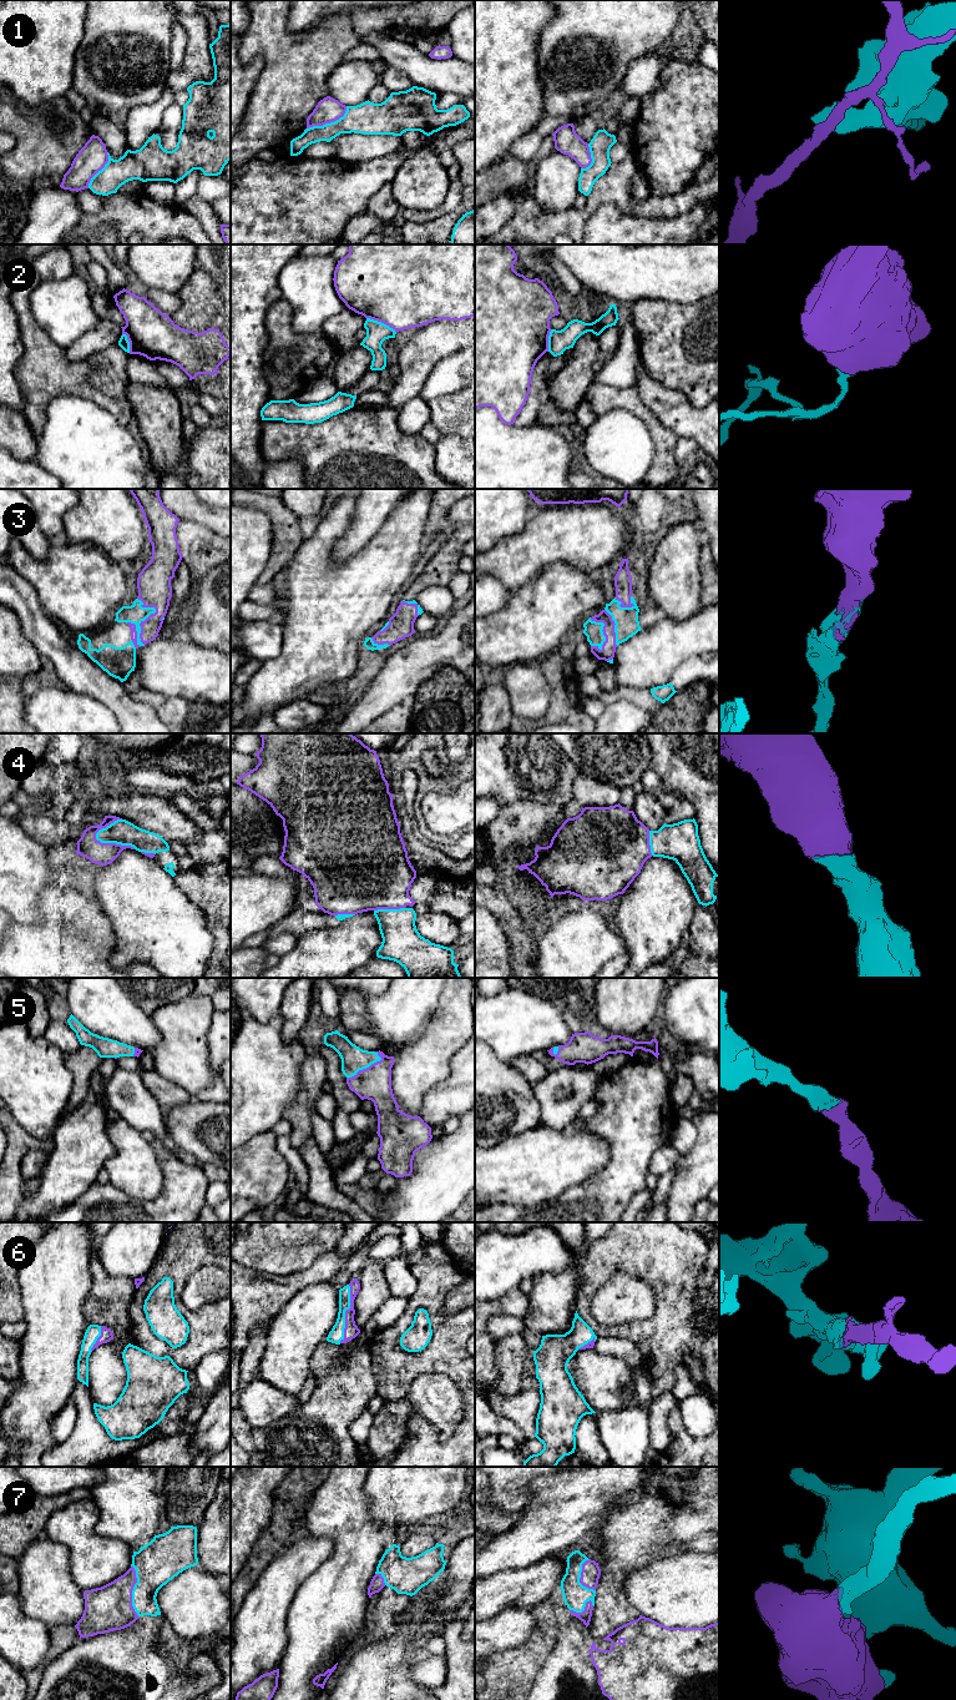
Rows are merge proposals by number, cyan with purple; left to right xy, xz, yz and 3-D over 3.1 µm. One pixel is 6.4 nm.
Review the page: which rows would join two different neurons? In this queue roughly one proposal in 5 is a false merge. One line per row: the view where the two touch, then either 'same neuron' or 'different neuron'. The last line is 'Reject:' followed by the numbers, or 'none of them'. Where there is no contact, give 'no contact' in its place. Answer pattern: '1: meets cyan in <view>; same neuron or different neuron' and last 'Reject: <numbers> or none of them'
1: meets cyan in xz; different neuron
2: meets cyan in xz; different neuron
3: meets cyan in xy; same neuron
4: meets cyan in xy; same neuron
5: meets cyan in xz; same neuron
6: meets cyan in xz; same neuron
7: meets cyan in xy; same neuron
Reject: 1, 2

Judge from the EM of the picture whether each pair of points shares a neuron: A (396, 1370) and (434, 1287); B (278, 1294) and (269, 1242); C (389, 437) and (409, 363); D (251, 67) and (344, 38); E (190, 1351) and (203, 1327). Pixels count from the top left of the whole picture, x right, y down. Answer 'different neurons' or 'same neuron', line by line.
A: same neuron
B: different neurons
C: different neurons
D: different neurons
E: same neuron

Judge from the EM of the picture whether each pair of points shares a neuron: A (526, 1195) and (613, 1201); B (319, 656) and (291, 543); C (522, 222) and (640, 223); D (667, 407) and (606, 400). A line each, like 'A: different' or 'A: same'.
A: different
B: different
C: different
D: different

